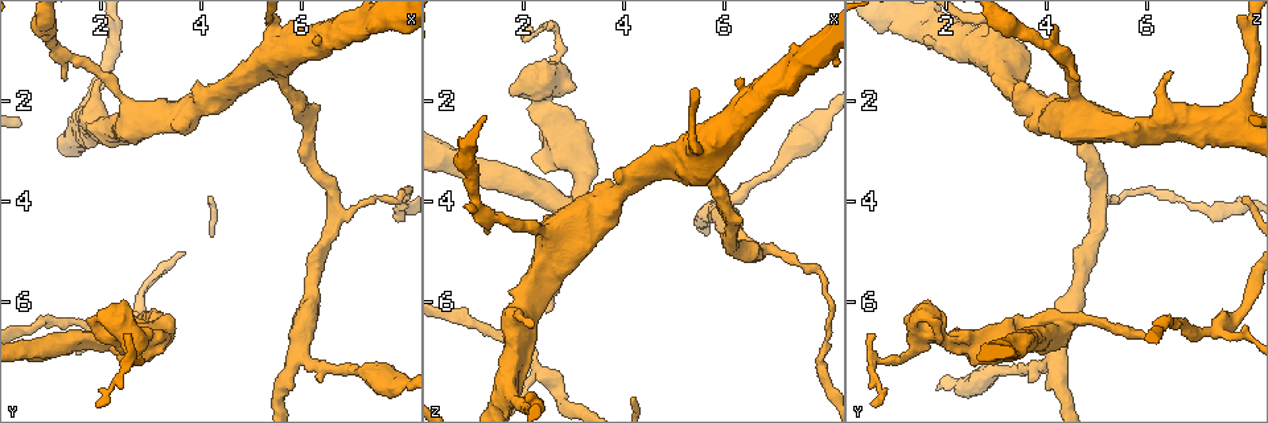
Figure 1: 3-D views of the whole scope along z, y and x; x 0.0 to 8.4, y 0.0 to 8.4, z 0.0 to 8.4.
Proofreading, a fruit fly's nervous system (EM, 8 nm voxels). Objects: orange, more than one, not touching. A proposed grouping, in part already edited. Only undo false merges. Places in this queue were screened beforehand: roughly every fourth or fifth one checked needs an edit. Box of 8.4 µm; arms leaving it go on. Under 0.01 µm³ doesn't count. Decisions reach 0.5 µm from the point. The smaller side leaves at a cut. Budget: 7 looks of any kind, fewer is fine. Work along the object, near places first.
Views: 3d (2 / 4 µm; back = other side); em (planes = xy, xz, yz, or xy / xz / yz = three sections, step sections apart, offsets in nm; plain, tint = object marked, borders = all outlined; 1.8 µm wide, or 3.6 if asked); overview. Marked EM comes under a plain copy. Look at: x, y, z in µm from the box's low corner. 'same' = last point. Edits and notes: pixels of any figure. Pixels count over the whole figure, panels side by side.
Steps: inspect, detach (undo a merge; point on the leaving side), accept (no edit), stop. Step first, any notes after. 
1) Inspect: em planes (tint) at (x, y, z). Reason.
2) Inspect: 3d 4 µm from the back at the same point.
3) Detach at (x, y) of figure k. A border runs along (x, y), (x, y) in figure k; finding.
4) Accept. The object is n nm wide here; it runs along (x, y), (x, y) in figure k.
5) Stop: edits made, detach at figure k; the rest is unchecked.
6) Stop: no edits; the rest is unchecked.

Inspect: em planes (tint) at (3.00, 6.45, 4.20). Abrupt turn.

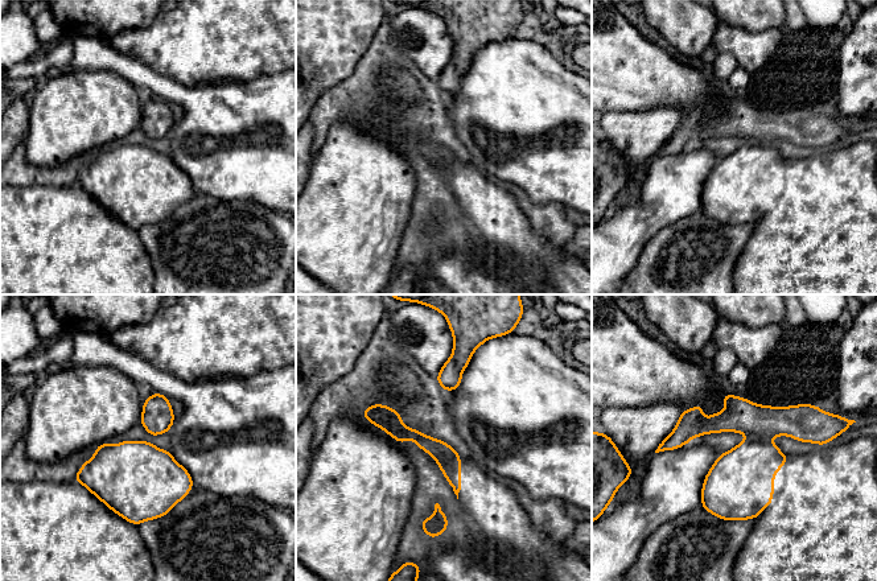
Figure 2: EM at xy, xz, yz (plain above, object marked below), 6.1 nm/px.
Detach at (745, 474) of figure 2. A border runs along (761, 439), (768, 440) in figure 2; two neurons meet here.

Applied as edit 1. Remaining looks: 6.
Inspect: overview.

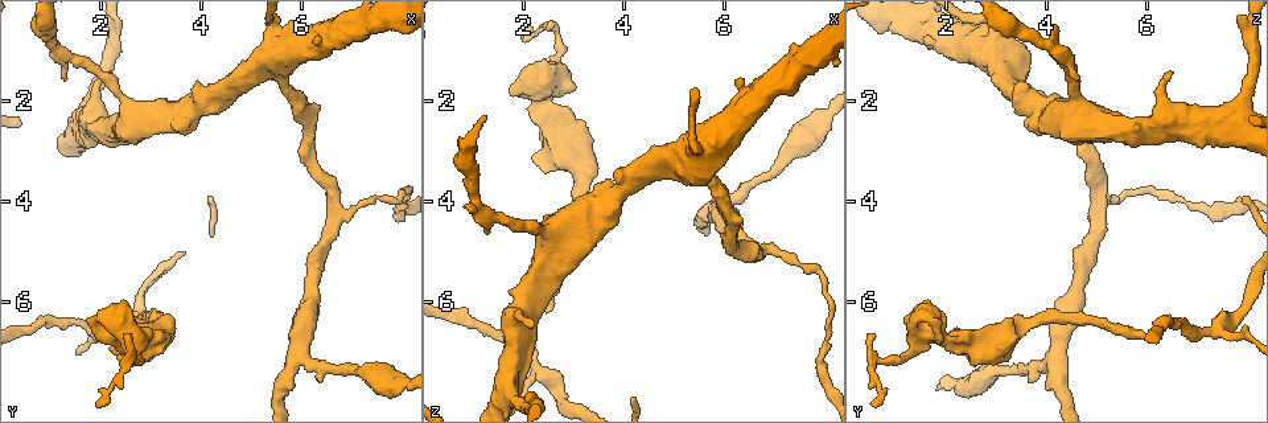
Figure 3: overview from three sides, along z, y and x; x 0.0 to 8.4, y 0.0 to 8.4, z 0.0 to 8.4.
Inspect: em 3.6 µm xz step 8 (tint) at (2.60, 6.70, 1.50). Thick turns thin.

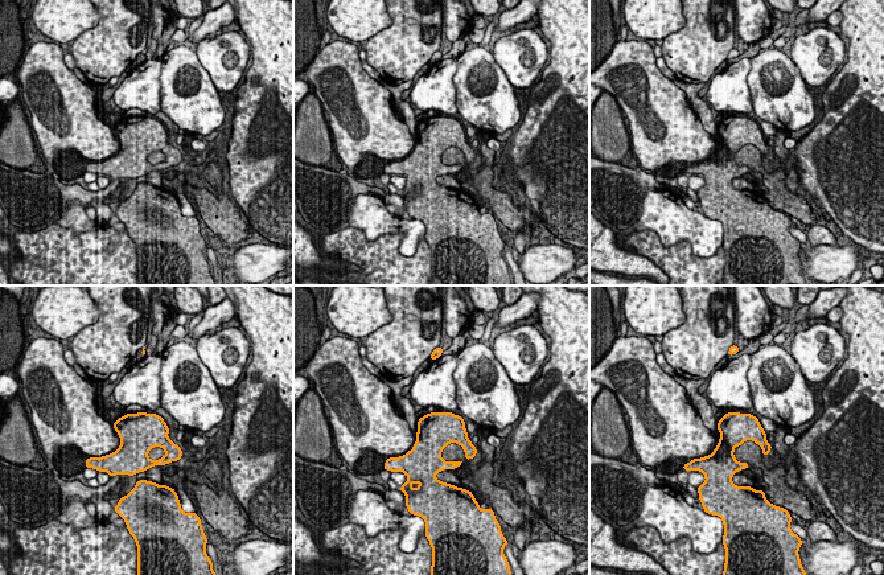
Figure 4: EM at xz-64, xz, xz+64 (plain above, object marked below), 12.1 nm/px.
Inspect: em 3.6 µm planes (tint) at the same point.

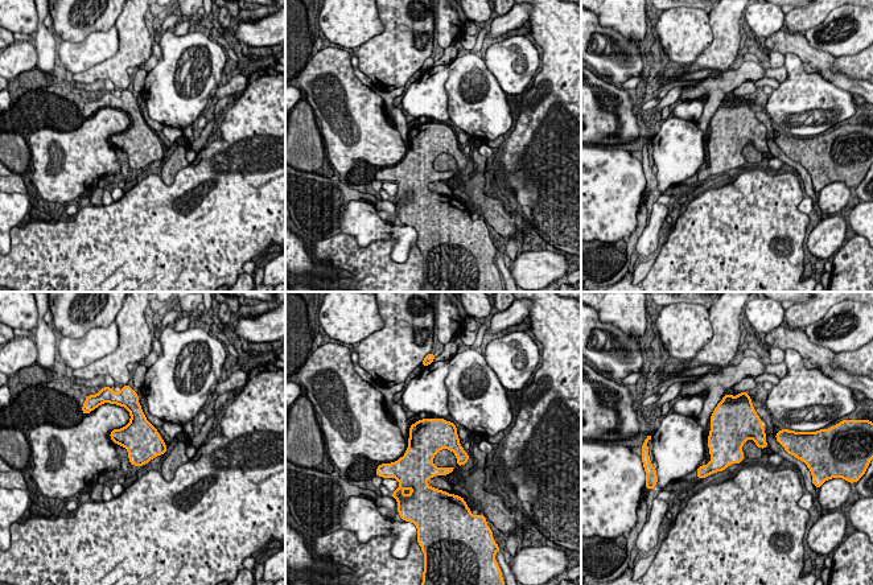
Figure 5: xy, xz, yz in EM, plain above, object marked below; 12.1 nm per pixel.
Accept. Continuous, no second neuron.

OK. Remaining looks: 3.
Inspect: em planes (tint) at (6.65, 4.05, 5.00).

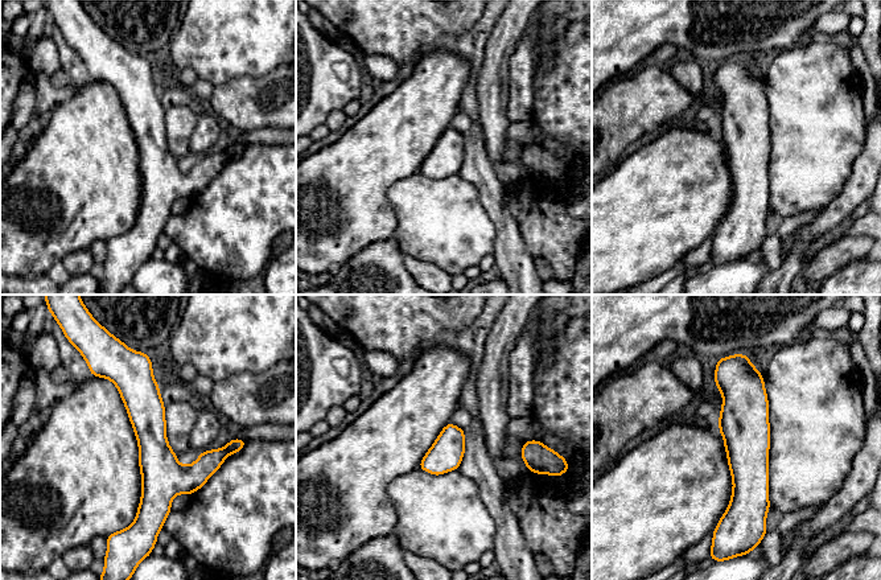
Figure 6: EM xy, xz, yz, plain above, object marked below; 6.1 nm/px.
Detach at (234, 445) of figure 6. The object is 200 nm wide here; a border runs along (223, 448), (229, 453) in figure 6; two neurons meet here.

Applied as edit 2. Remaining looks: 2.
Stop: edits made, detach at figure 2, detach at figure 6; the rest is unchecked.

